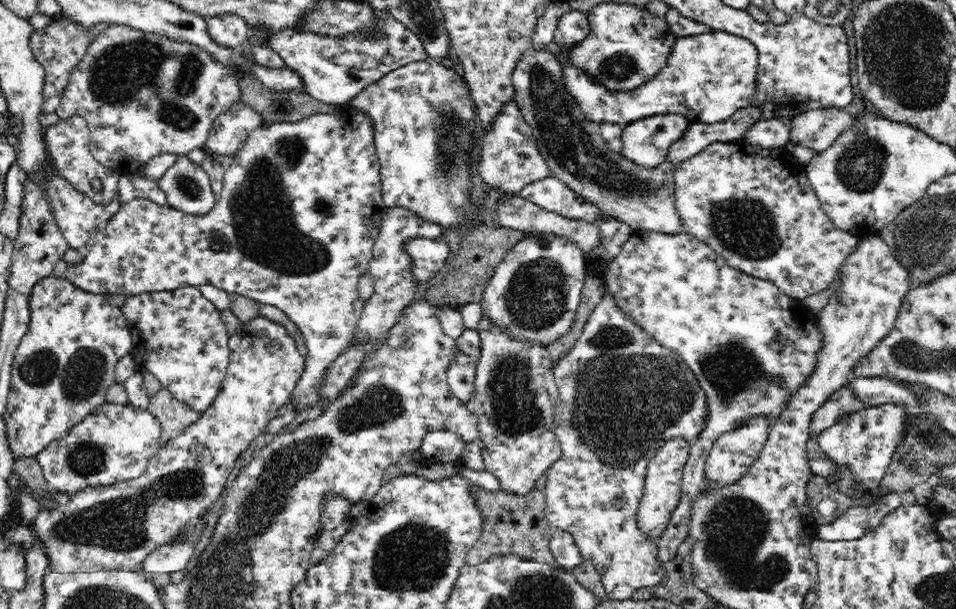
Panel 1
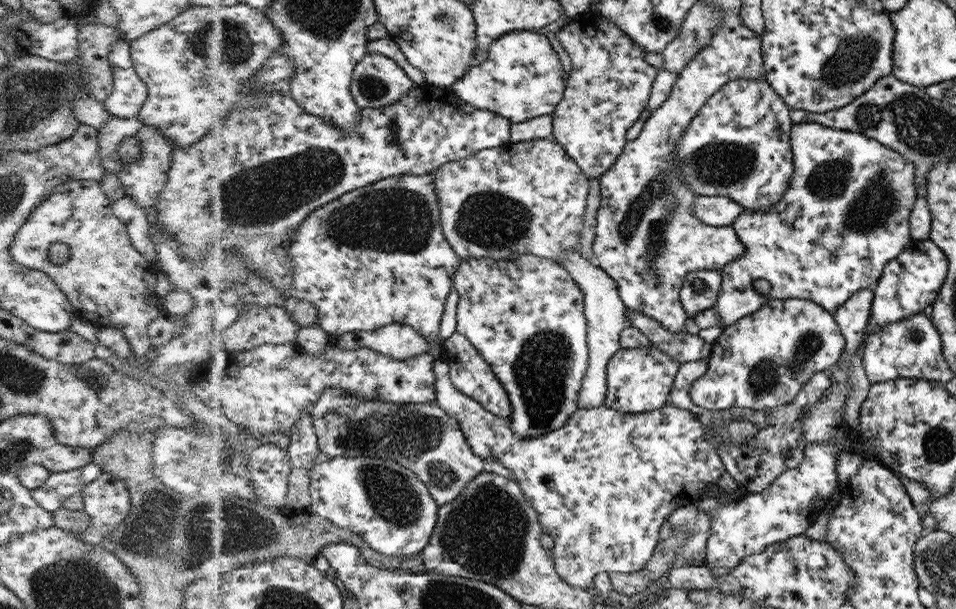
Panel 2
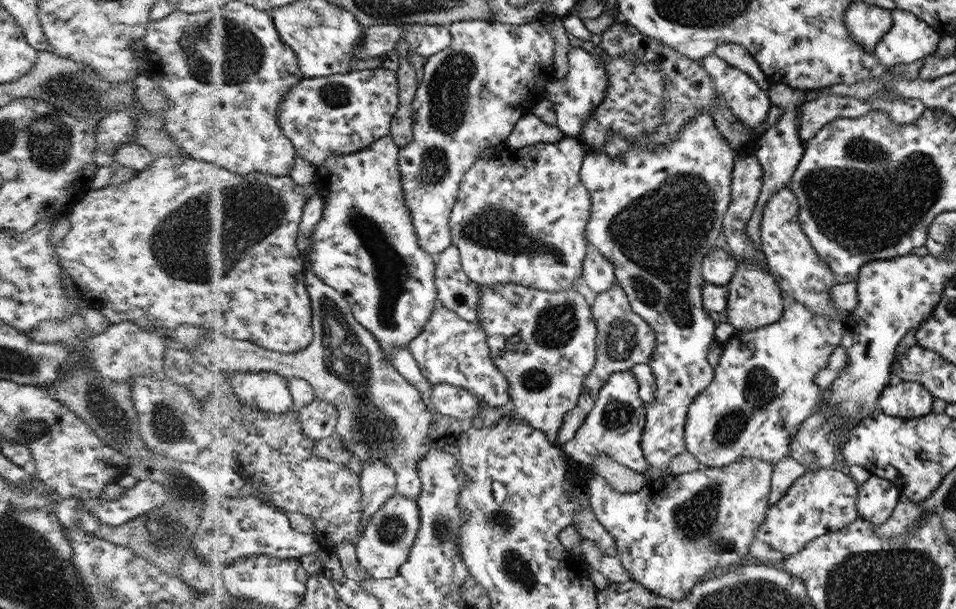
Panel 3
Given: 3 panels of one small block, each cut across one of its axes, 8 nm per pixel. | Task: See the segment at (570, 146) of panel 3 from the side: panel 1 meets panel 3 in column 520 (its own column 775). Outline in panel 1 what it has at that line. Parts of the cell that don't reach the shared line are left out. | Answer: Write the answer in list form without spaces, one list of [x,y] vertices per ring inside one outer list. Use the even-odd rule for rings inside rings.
[[[739,139],[730,142],[713,142],[710,147],[702,150],[685,161],[675,170],[675,208],[678,209],[679,217],[683,222],[684,232],[698,238],[706,243],[714,252],[717,252],[731,267],[752,275],[754,278],[773,282],[786,296],[794,298],[797,303],[801,303],[811,294],[821,293],[822,290],[829,288],[834,280],[836,273],[839,273],[841,266],[852,253],[852,250],[859,244],[860,239],[840,230],[831,218],[827,216],[822,208],[821,202],[812,188],[808,177],[804,174],[805,164],[790,152],[790,147],[779,147],[776,149],[764,149],[756,144],[749,144],[746,139]]]

